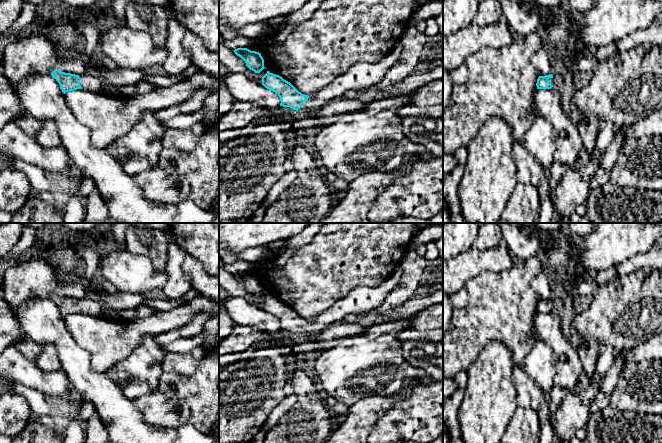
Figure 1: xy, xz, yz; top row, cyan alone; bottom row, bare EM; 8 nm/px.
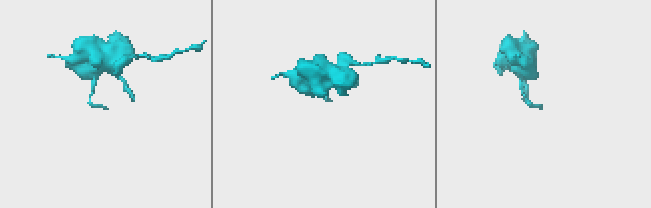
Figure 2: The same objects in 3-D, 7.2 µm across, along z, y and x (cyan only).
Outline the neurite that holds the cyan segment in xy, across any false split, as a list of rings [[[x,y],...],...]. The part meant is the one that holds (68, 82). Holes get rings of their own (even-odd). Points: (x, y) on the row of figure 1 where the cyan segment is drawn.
[[[56,68],[51,75],[59,83],[60,89],[64,94],[68,91],[74,91],[77,89],[84,89],[97,94],[102,94],[106,89],[111,88],[95,73],[89,72],[79,76],[61,72]]]

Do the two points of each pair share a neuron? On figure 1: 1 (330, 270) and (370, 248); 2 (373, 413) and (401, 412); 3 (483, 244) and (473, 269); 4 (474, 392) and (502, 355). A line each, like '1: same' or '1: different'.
1: same
2: different
3: different
4: same

